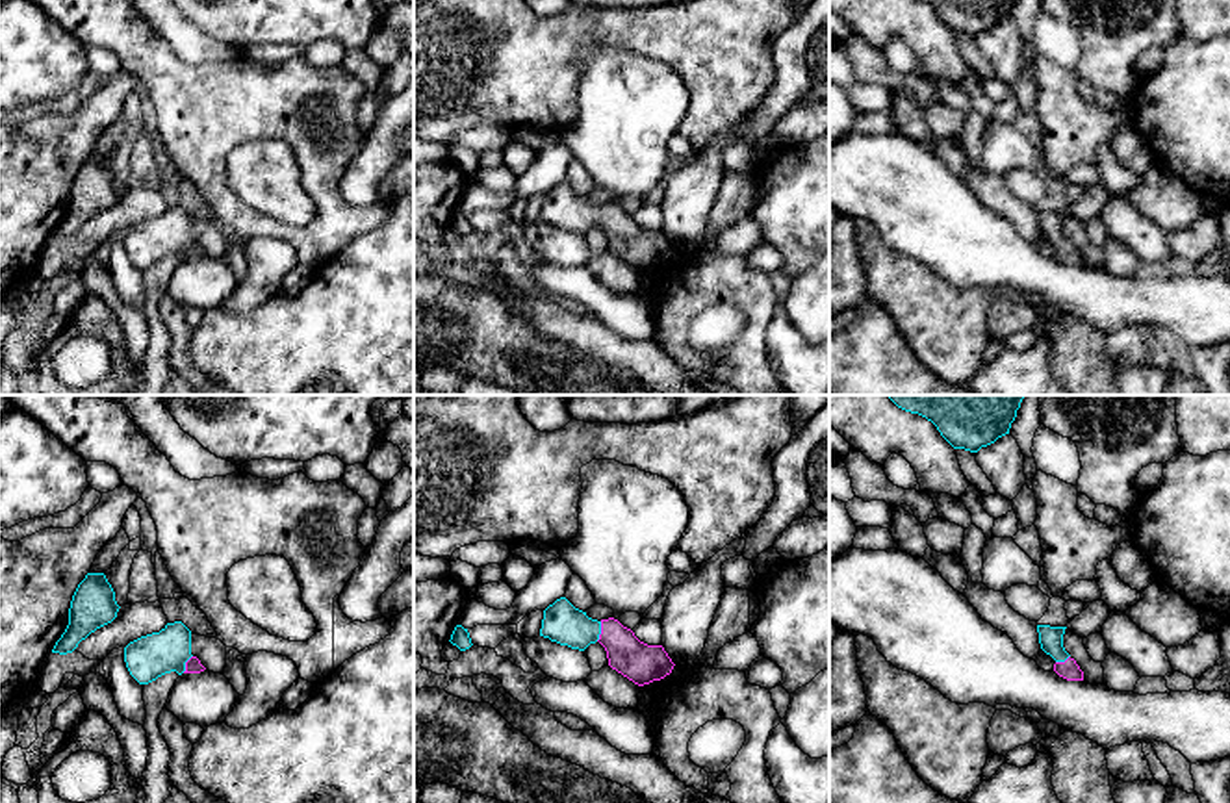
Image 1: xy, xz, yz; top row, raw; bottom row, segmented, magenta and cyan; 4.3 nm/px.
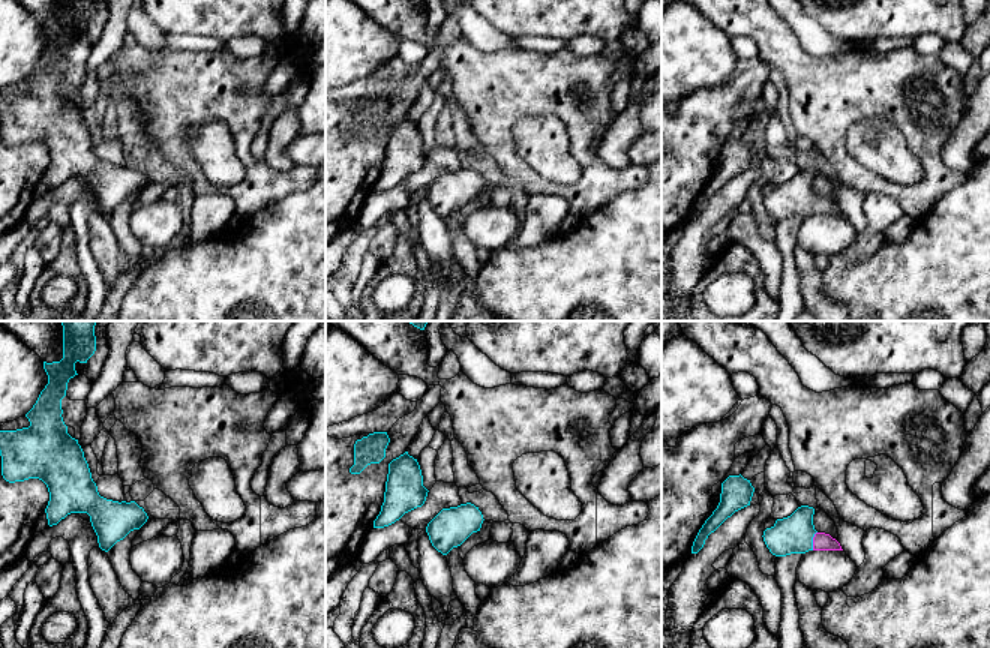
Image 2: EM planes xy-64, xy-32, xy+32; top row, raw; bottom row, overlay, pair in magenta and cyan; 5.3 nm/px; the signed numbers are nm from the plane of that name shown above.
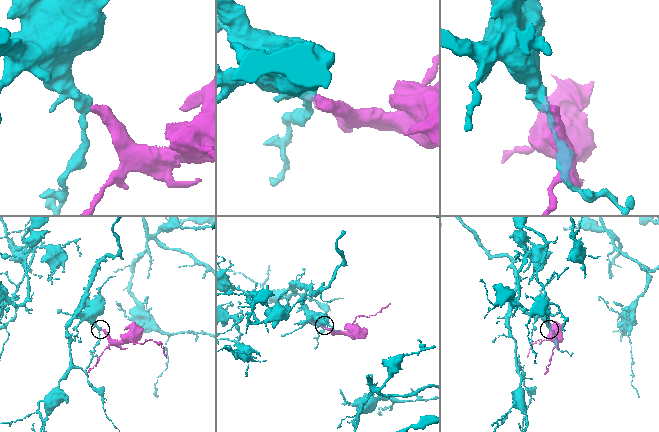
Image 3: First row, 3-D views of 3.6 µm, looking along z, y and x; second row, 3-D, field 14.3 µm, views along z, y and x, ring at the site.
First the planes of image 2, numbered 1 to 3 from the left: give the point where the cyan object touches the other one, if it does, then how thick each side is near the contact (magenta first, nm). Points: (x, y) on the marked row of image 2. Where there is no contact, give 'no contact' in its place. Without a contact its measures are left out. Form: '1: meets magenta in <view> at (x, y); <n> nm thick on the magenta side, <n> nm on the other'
1: no contact
2: no contact
3: meets magenta in xy+32 at (813, 540); 100 nm thick on the magenta side, 200 nm on the other

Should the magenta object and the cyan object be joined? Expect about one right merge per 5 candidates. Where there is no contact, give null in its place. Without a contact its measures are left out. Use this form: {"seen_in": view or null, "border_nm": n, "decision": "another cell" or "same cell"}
{"seen_in": "xz", "border_nm": 90, "decision": "same cell"}

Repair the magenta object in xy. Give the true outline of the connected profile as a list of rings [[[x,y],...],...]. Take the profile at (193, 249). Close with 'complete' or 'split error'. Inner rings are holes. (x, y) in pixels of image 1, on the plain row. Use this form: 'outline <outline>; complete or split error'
outline [[[182,206],[167,208],[160,217],[130,226],[124,232],[124,247],[139,269],[148,269],[171,256],[182,260],[206,254],[191,239],[191,215]]]; split error

